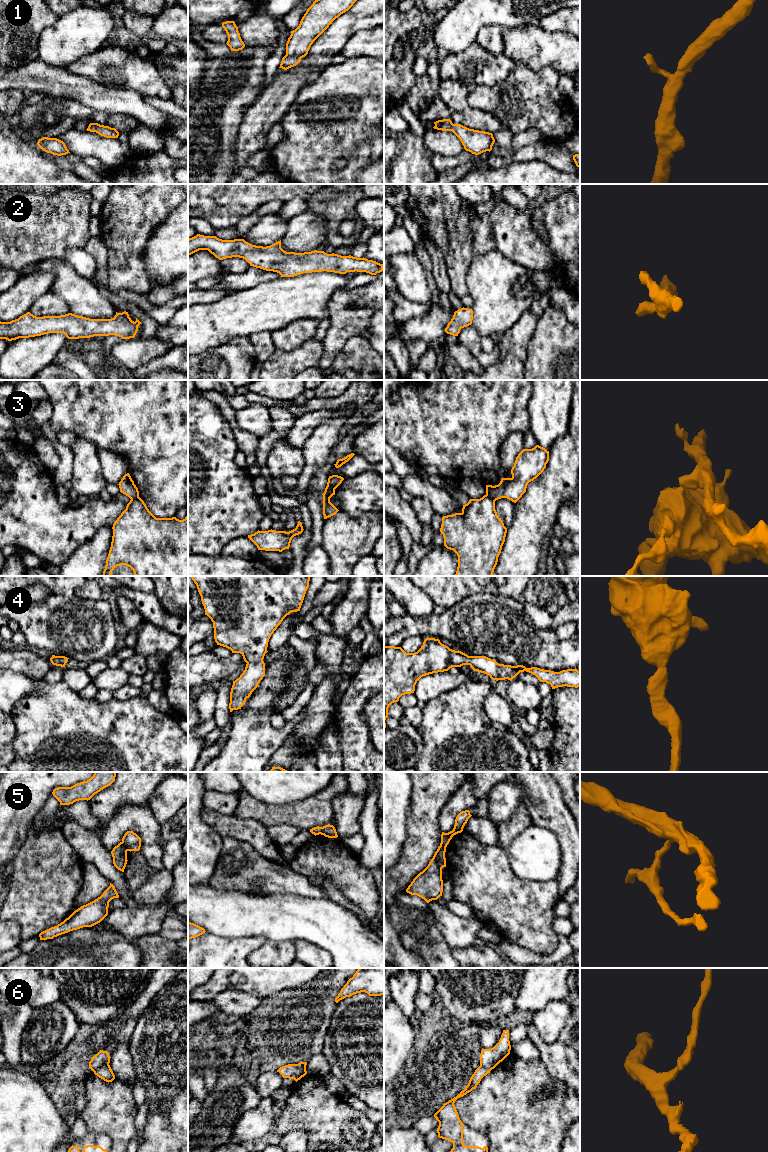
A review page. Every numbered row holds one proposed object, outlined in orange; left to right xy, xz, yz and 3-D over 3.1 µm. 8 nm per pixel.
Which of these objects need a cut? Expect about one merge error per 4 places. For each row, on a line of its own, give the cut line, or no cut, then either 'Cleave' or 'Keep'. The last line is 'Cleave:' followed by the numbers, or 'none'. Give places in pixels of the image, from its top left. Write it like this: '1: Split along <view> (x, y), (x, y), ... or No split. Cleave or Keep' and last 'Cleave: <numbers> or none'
1: No split. Keep
2: No split. Keep
3: Split along yz (486, 494), (494, 501). Cleave
4: No split. Keep
5: Split along xy (121, 842), (128, 850). Cleave
6: Split along xy (108, 1064), (101, 1065), (94, 1072). Cleave
Cleave: 3, 5, 6

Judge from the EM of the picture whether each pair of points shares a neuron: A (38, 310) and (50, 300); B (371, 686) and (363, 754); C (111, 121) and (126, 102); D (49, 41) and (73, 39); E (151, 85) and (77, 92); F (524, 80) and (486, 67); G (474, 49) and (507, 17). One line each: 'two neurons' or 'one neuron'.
A: one neuron
B: one neuron
C: two neurons
D: one neuron
E: two neurons
F: two neurons
G: two neurons

